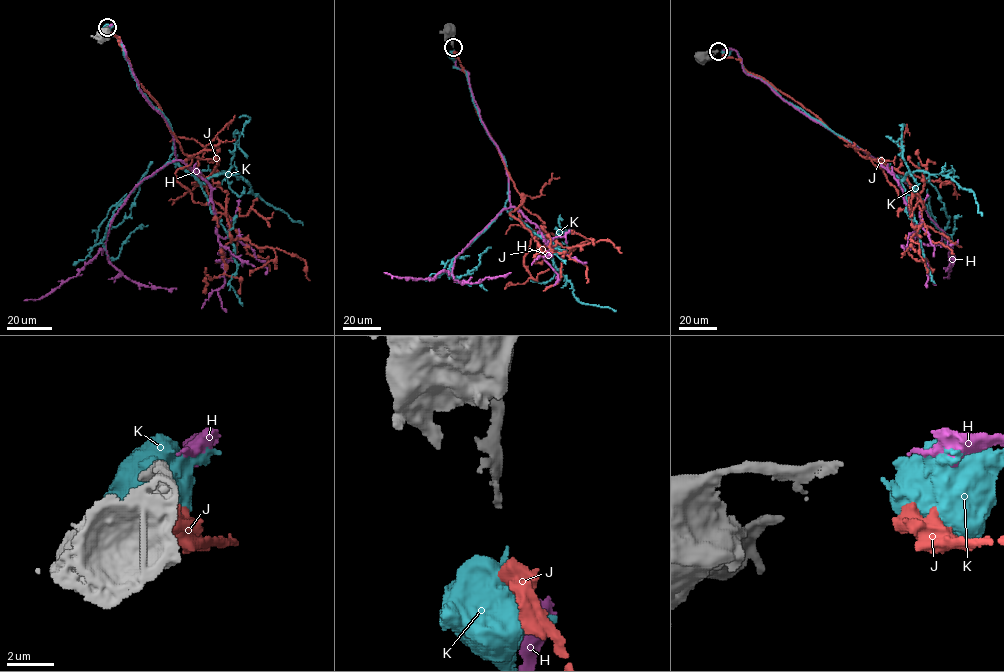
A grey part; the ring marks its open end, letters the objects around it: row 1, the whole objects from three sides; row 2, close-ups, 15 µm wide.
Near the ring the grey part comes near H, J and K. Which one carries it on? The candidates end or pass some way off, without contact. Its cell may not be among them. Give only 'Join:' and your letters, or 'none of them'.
Join: none of them

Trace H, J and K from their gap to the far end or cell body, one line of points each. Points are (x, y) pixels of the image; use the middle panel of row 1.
H: (454, 52), (504, 163), (510, 206), (456, 257), (450, 274), (421, 279), (384, 273)
J: (454, 52), (478, 116), (524, 198), (510, 214), (534, 237), (549, 238), (563, 247), (609, 240), (621, 252)
K: (454, 50), (454, 68), (466, 72), (480, 119), (504, 159), (508, 199), (447, 273), (473, 273), (490, 247)

